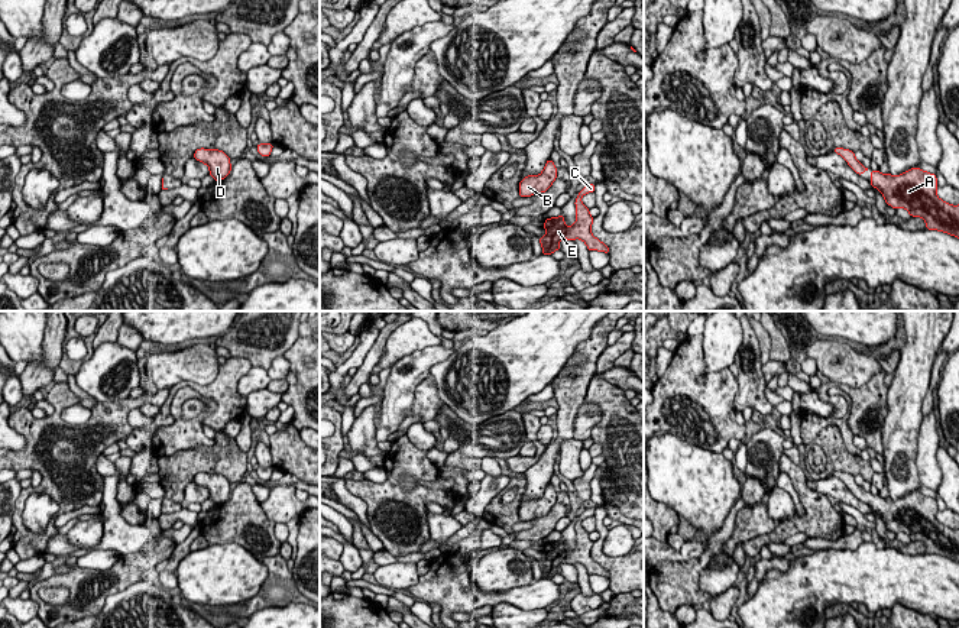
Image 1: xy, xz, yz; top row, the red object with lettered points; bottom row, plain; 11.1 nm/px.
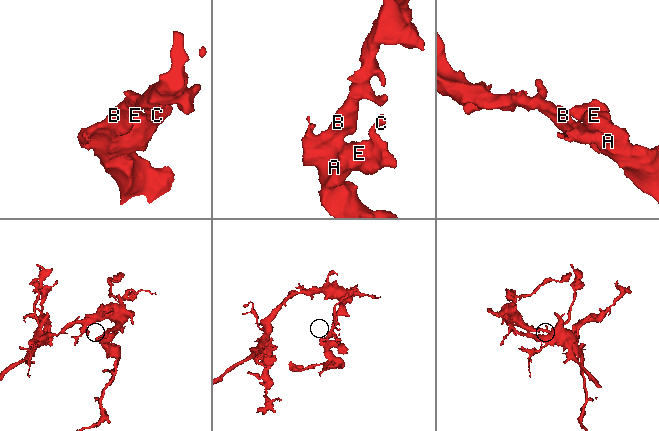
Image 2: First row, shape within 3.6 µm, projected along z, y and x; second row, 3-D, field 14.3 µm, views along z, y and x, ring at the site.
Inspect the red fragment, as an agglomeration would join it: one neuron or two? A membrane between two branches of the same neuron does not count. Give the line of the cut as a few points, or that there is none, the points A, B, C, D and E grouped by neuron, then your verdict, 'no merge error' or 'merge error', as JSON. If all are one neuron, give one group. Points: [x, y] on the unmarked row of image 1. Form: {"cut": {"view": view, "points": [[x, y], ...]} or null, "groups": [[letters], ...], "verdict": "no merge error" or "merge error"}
{"cut": null, "groups": [["A", "B", "C", "D", "E"]], "verdict": "no merge error"}

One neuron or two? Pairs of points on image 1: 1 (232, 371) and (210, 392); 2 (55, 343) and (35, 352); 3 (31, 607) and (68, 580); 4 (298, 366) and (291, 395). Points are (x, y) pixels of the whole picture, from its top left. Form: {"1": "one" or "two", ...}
{"1": "one", "2": "two", "3": "two", "4": "one"}

